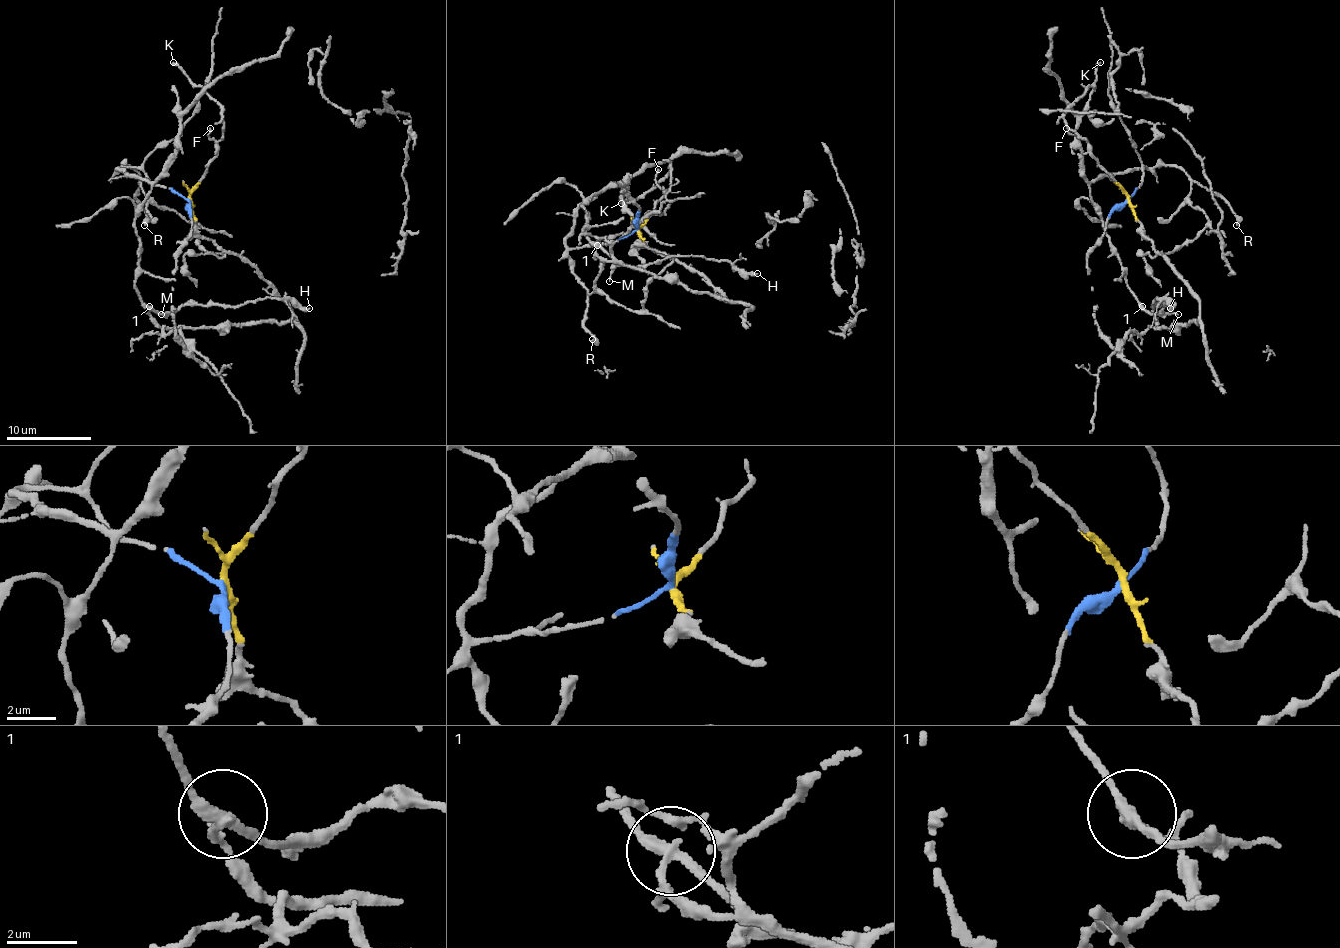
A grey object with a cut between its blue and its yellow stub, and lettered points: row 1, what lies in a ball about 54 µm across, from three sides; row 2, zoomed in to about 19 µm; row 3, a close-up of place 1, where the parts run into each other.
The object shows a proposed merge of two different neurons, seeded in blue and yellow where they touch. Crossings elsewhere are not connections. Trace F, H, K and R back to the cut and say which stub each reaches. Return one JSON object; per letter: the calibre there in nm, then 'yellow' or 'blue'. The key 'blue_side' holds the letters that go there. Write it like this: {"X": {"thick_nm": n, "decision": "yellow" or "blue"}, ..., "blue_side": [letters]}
{"F": {"thick_nm": 150, "decision": "yellow"}, "H": {"thick_nm": 320, "decision": "blue"}, "K": {"thick_nm": 240, "decision": "yellow"}, "R": {"thick_nm": 400, "decision": "blue"}, "blue_side": ["H", "R"]}

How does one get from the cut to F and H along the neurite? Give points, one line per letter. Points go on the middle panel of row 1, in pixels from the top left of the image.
F: (636, 230), (664, 194), (656, 181), (658, 168)
H: (636, 230), (566, 245), (575, 213), (598, 194), (583, 205), (583, 232), (615, 260), (730, 260), (758, 273)

